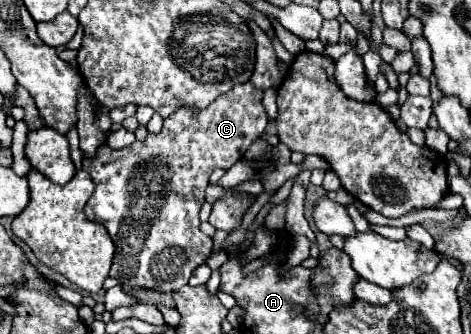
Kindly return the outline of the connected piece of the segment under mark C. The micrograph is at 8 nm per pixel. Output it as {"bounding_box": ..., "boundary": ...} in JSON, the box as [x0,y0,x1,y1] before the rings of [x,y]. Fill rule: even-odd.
{"bounding_box":[82,82,268,294],"boundary":[[[246,82],[236,84],[232,90],[216,98],[206,110],[176,110],[170,118],[164,120],[164,128],[160,134],[148,134],[148,138],[144,140],[144,148],[140,148],[140,142],[134,142],[132,146],[122,150],[112,150],[110,146],[102,144],[94,156],[86,156],[82,168],[92,176],[96,190],[90,196],[90,202],[84,206],[84,214],[88,220],[104,224],[116,244],[110,278],[116,278],[122,288],[148,288],[162,294],[176,292],[186,286],[190,274],[212,254],[212,238],[200,232],[198,220],[208,178],[216,168],[230,168],[234,162],[238,162],[244,156],[244,150],[262,136],[266,122],[268,114],[262,106],[262,90],[256,90],[254,86],[250,86],[250,82]],[[134,194],[156,194],[156,206],[140,208]]]}

